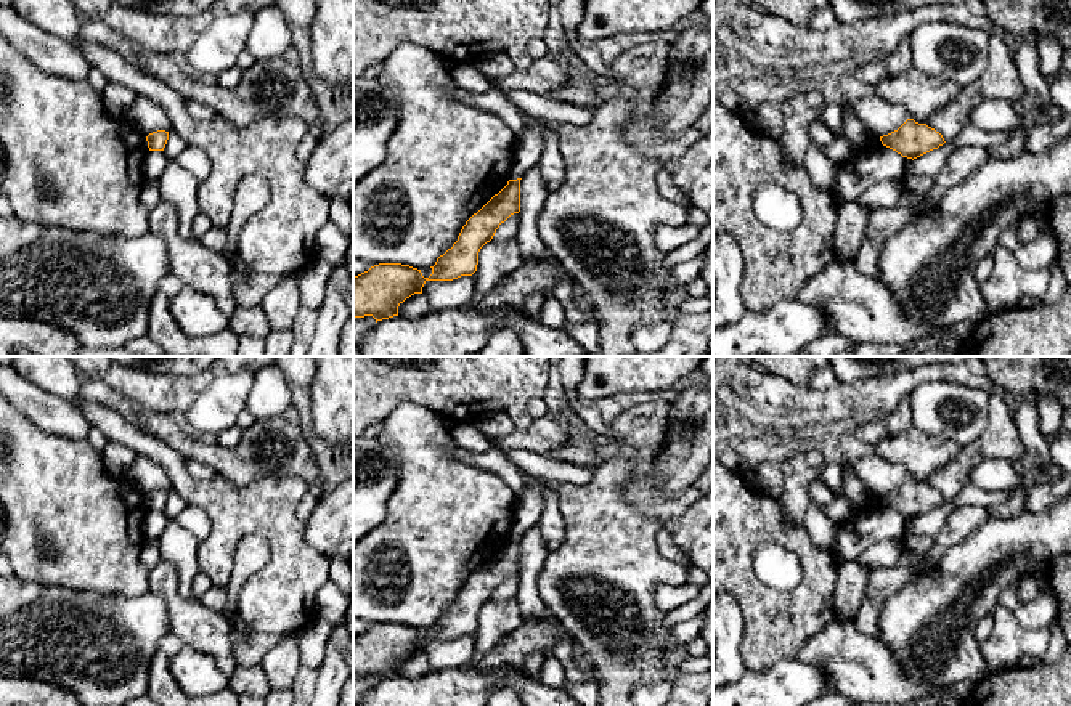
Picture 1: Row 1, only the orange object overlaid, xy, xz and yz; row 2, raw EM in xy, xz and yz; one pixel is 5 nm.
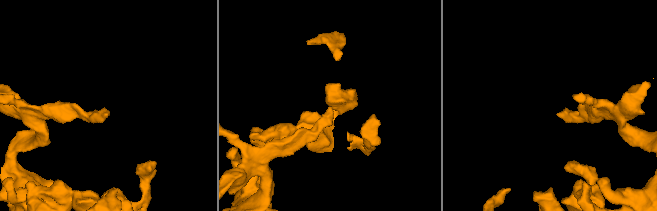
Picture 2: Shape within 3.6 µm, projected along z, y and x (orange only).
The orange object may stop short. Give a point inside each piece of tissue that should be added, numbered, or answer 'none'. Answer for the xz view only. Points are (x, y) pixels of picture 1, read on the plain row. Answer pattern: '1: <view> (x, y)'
none

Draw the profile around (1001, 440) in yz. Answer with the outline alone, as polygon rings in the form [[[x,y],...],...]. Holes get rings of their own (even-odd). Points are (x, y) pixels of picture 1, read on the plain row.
[[[1000,393],[989,395],[989,417],[984,433],[968,446],[959,449],[957,456],[941,470],[935,472],[925,483],[939,491],[946,502],[954,501],[970,485],[971,472],[988,459],[1005,459],[1015,465],[1018,481],[1013,496],[988,507],[989,517],[1012,518],[1024,510],[1024,494],[1029,485],[1024,483],[1026,448],[1008,416]]]

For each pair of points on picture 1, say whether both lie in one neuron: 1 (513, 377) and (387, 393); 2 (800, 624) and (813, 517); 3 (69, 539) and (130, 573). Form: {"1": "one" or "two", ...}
{"1": "one", "2": "two", "3": "one"}

